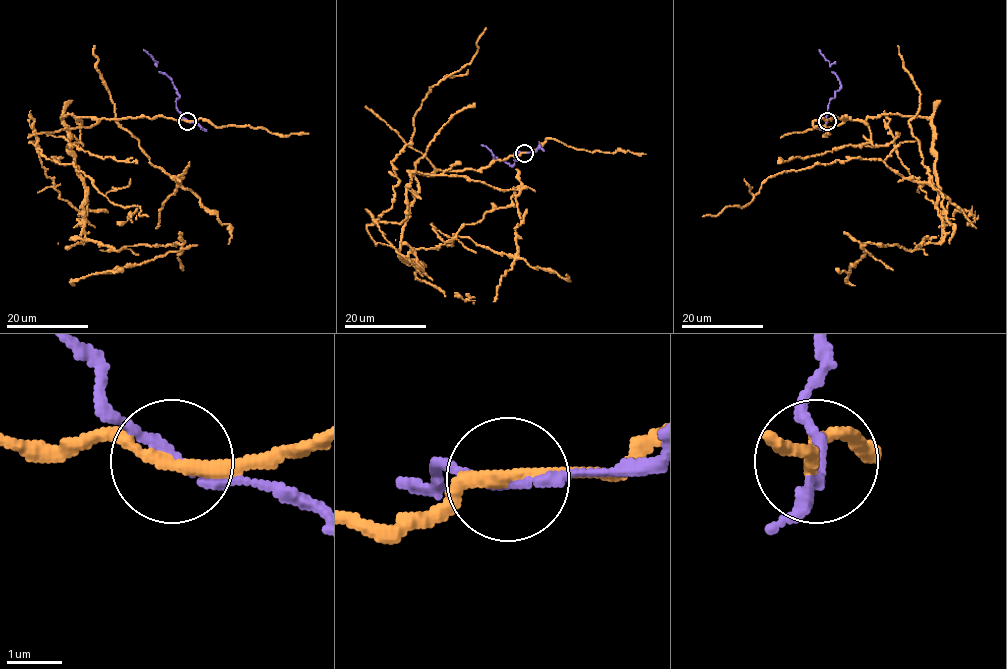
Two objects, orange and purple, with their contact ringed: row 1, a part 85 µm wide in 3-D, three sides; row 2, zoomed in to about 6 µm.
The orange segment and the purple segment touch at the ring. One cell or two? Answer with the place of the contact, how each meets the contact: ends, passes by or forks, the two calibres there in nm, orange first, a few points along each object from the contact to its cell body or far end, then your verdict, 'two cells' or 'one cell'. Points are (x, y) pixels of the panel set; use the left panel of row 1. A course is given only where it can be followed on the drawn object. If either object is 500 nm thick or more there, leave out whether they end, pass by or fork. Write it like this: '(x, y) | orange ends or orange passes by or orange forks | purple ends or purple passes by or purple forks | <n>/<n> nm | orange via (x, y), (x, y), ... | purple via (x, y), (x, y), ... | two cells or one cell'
(187, 121) | orange passes by | purple passes by | 240/170 nm | orange via (187, 120), (62, 117), (83, 216), (59, 197), (39, 149), (72, 163), (111, 202), (148, 216) | purple via (187, 120), (176, 106), (179, 94), (173, 82), (159, 72), (156, 61), (143, 49) | two cells

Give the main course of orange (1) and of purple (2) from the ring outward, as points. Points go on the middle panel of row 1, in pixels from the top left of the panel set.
1: (525, 153), (416, 173), (399, 255), (421, 266), (376, 223), (415, 113), (471, 62), (486, 28)
2: (525, 153), (513, 154), (516, 160), (510, 166), (481, 145)

